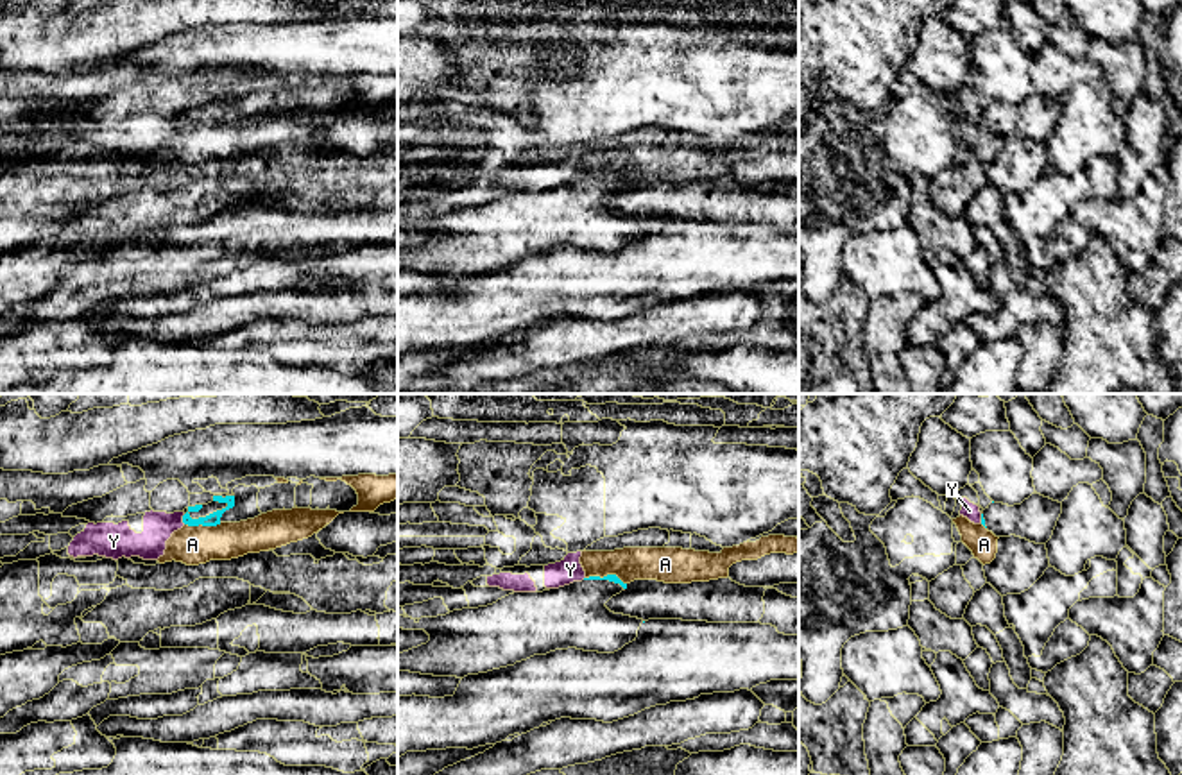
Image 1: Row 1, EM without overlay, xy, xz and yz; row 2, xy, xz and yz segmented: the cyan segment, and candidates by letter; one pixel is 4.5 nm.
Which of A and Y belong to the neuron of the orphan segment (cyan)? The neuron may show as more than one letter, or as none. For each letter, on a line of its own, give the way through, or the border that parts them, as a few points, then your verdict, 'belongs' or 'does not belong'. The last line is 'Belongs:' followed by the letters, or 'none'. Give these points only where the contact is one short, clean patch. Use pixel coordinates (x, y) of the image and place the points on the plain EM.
A: border xz (586, 176), (616, 174), (625, 183); does not belong
Y: border xy (185, 113), (183, 122); does not belong
Belongs: none

